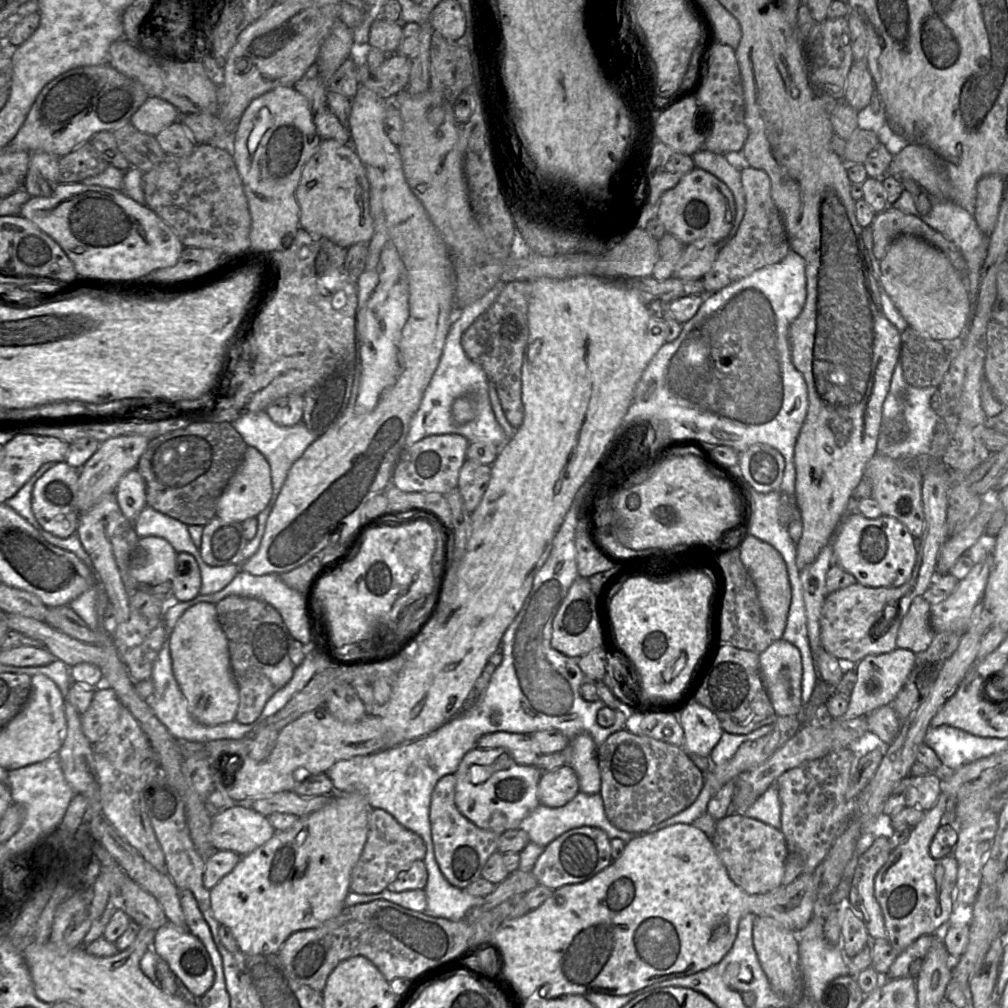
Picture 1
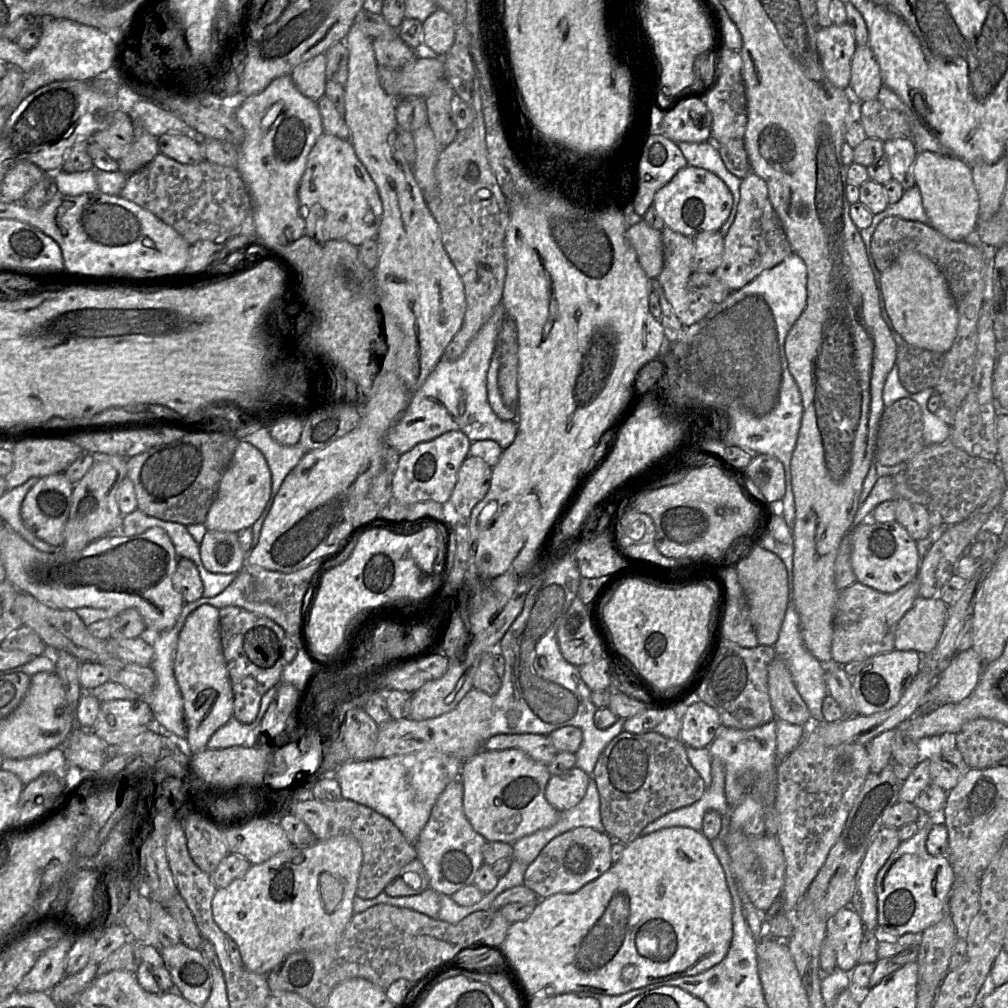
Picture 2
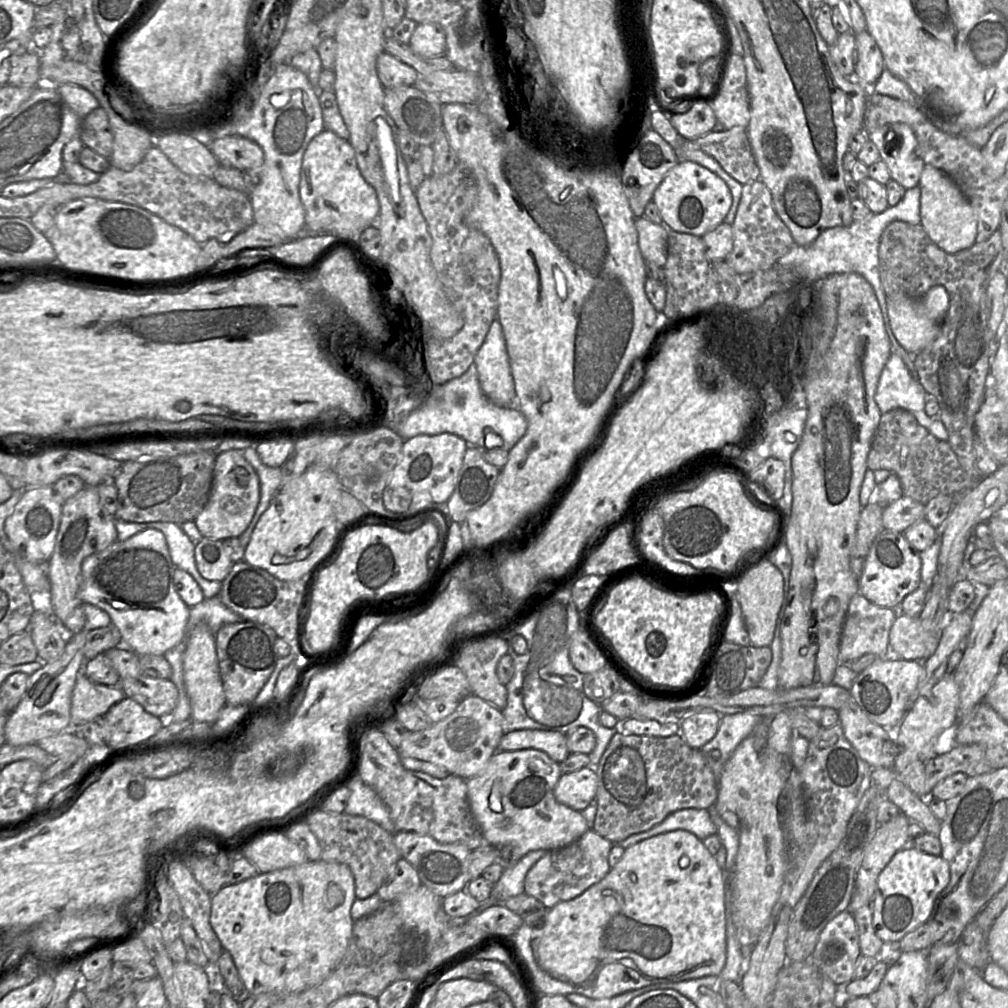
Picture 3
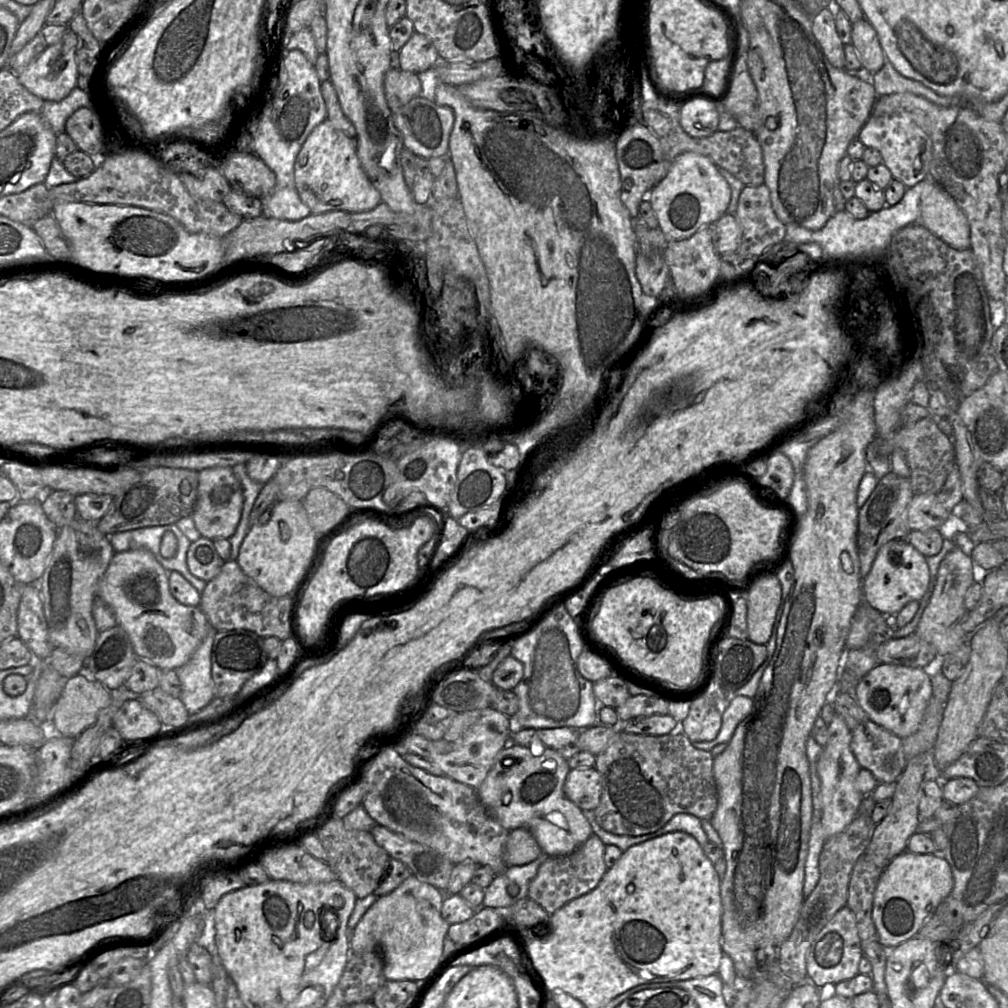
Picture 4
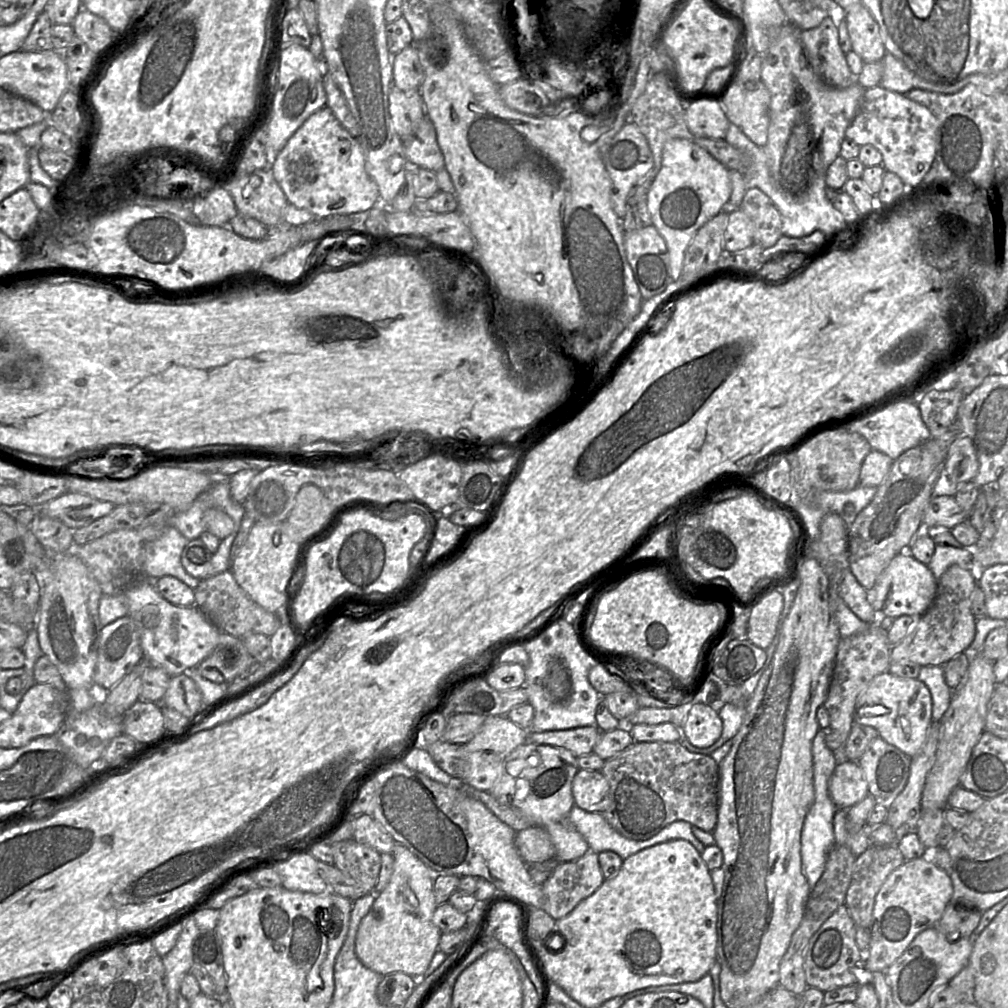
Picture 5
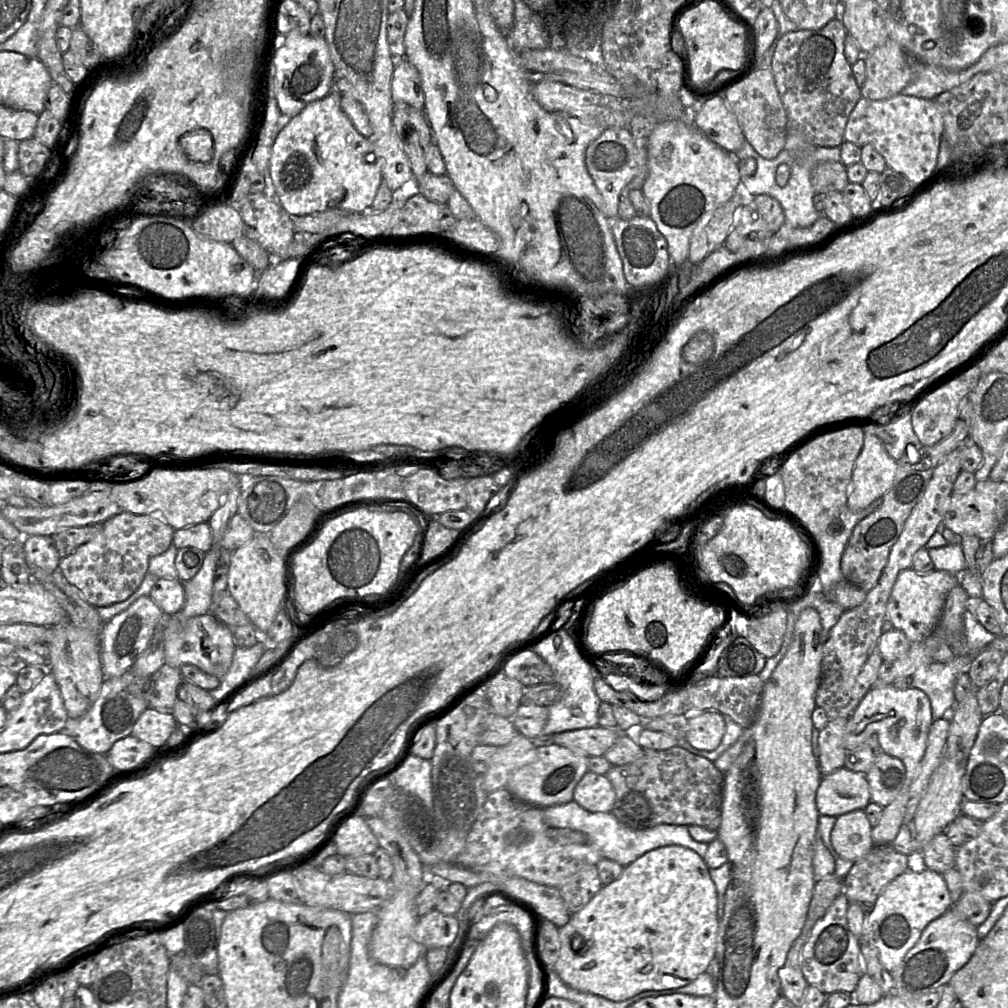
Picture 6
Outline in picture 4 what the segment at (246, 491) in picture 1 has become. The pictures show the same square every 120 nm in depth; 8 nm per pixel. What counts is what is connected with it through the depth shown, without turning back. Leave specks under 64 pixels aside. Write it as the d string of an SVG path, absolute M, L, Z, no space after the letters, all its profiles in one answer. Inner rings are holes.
M231 467L207 468L199 472L197 501L192 517L202 537L229 539L236 531L243 508L243 490Z

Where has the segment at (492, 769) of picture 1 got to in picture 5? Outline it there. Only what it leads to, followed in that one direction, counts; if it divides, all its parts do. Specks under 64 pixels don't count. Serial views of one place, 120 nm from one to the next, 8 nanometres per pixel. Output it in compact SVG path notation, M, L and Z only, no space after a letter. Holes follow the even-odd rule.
M526 741L506 756L501 773L489 791L498 802L512 805L531 820L533 826L540 826L549 833L555 849L554 859L557 862L576 860L589 849L587 842L569 819L570 810L575 805L571 791L572 781L578 770L577 757L569 750Z

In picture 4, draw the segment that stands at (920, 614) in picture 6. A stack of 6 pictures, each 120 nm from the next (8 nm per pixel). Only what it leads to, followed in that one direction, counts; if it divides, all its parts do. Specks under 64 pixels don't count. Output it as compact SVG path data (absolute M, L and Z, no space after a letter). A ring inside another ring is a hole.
M892 540L878 551L867 576L862 579L863 600L883 615L896 615L907 603L920 601L928 591L930 573L926 557L908 540Z

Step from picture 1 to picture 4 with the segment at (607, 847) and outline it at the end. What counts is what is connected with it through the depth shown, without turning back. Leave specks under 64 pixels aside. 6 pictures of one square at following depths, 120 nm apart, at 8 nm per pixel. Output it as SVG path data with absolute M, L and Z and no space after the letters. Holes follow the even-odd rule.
M592 834L580 847L565 856L551 856L542 863L528 887L528 898L553 914L569 901L593 890L608 869L604 863L606 845Z

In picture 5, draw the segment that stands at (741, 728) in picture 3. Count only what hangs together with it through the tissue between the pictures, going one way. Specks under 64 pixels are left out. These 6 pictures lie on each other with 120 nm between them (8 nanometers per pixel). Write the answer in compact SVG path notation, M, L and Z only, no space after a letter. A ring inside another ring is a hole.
M726 703L720 709L719 715L723 722L723 731L720 738L710 747L698 748L692 745L687 738L680 738L678 742L692 753L711 755L716 749L735 737L745 716L745 704Z

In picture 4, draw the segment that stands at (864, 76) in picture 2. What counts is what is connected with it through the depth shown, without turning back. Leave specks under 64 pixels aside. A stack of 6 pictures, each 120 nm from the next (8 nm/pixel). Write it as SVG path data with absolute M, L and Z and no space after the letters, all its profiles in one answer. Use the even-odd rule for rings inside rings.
M863 18L852 24L851 39L862 68L875 73L883 67L885 54L876 30L868 20Z

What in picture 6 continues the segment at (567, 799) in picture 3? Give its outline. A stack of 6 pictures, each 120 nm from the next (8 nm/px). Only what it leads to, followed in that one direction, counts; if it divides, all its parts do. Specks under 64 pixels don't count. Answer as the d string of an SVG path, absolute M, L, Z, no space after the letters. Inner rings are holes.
M587 771L574 788L573 801L589 812L610 812L615 792L605 775Z

